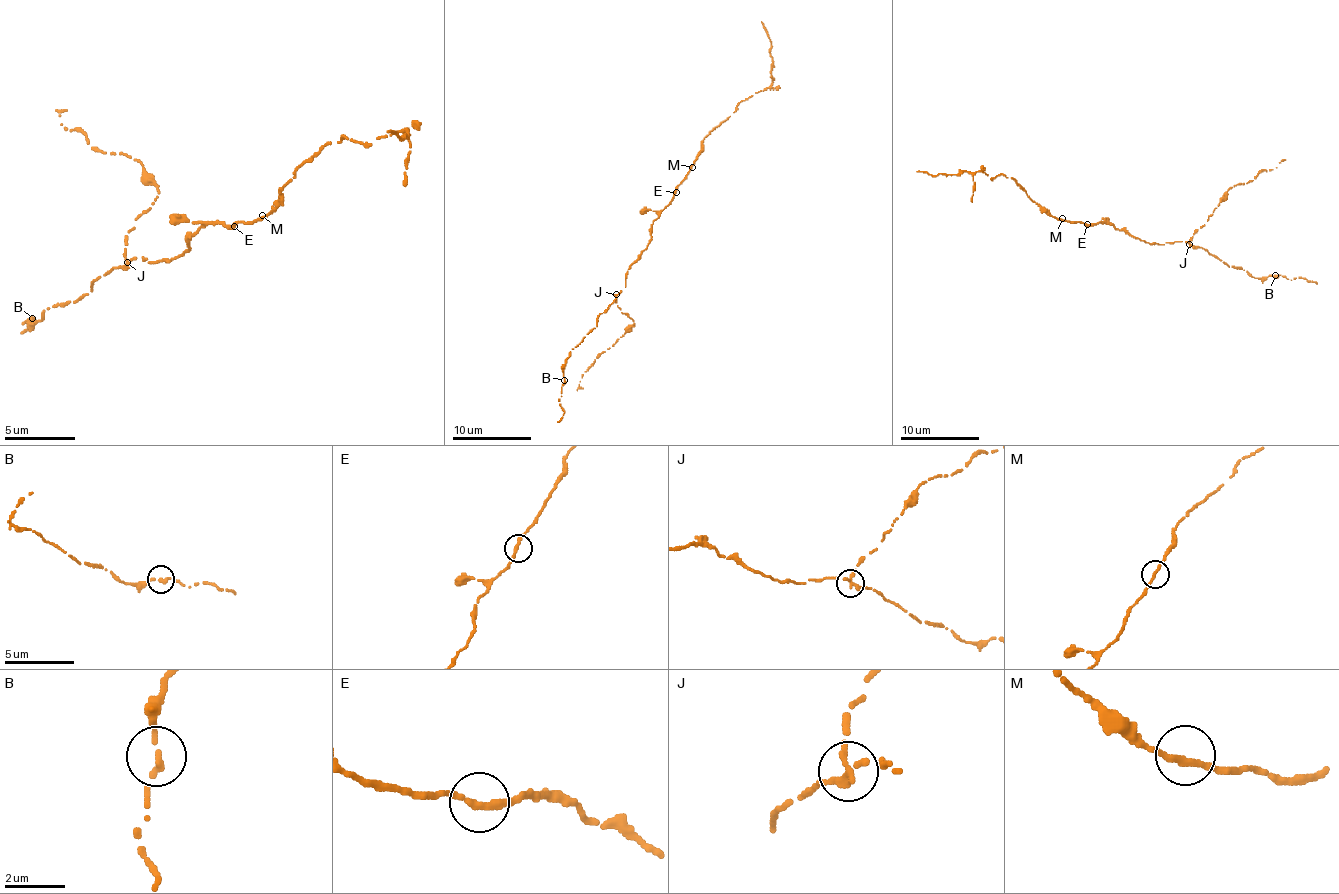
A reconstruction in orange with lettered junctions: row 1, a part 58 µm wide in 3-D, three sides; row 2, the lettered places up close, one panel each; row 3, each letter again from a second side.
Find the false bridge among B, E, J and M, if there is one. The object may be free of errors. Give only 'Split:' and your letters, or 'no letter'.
Split: J

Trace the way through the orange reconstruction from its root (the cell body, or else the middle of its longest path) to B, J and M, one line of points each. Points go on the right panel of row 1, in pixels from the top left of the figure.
B: (1111, 224), (1149, 244), (1188, 242), (1204, 248), (1253, 277), (1275, 275)
J: (1111, 224), (1149, 244), (1190, 244)
M: (1111, 224), (1085, 224), (1062, 218)

